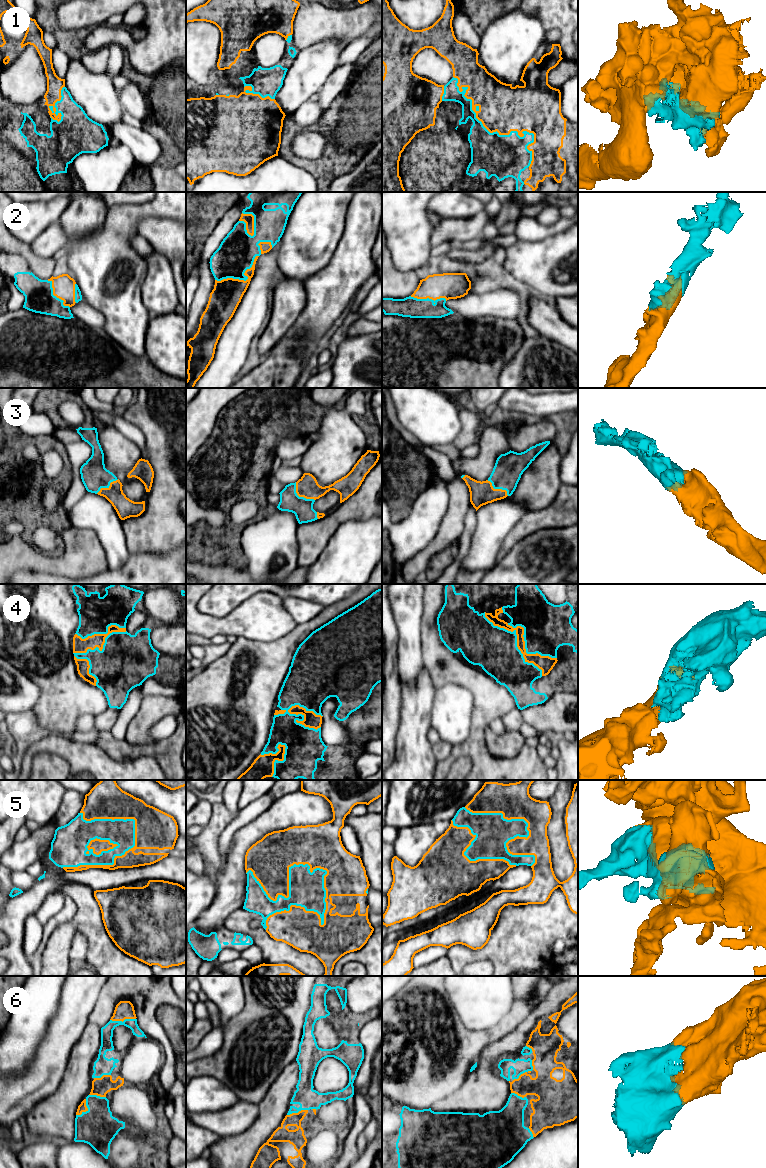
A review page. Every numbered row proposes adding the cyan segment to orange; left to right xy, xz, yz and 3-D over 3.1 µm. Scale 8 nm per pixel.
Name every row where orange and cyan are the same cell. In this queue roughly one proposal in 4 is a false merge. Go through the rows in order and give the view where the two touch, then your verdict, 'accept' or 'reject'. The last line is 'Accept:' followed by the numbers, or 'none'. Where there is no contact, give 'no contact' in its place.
1: meets orange in yz; accept
2: meets orange in xz; accept
3: meets orange in xz; accept
4: meets orange in yz; accept
5: meets orange in xz; accept
6: meets orange in xy; accept
Accept: 1, 2, 3, 4, 5, 6

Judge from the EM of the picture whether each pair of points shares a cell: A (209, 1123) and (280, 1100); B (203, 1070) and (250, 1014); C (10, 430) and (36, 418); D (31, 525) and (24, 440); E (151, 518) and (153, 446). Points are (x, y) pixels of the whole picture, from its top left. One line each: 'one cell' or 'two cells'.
A: two cells
B: one cell
C: two cells
D: one cell
E: one cell

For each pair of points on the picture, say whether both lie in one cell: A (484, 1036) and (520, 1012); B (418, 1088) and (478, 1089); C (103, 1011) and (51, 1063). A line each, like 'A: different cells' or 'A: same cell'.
A: same cell
B: different cells
C: different cells

